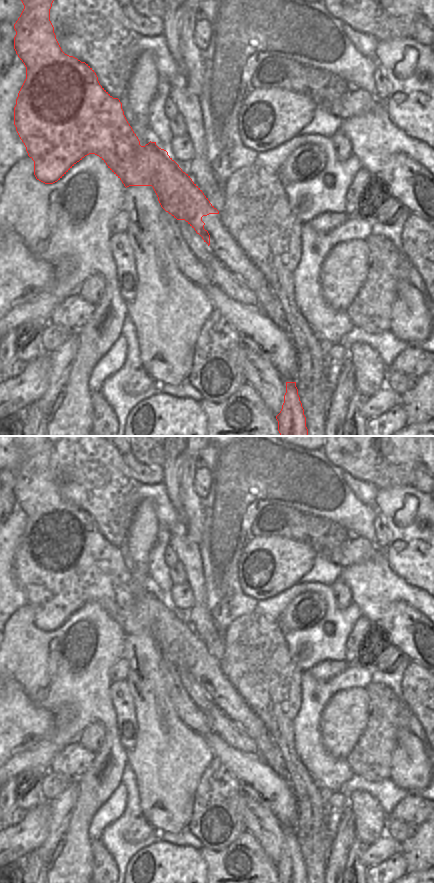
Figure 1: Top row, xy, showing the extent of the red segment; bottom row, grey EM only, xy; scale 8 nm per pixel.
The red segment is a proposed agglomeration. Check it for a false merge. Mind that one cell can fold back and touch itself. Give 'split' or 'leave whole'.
split

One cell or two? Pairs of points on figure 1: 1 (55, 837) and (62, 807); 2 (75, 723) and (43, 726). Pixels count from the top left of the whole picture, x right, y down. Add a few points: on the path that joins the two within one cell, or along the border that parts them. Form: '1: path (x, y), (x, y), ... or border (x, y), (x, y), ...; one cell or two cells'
1: path (57, 830), (60, 814); one cell
2: border (44, 707), (55, 715), (55, 732), (40, 742); two cells

